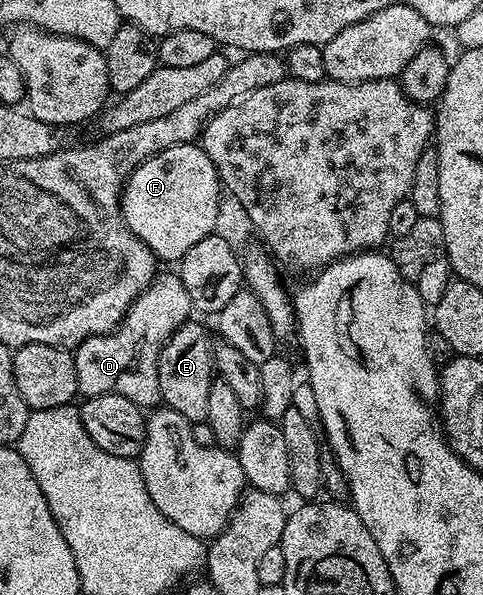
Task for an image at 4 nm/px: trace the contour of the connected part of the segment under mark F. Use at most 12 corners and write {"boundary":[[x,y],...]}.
{"boundary":[[199,144],[147,157],[120,216],[161,262],[217,228],[222,186]]}

